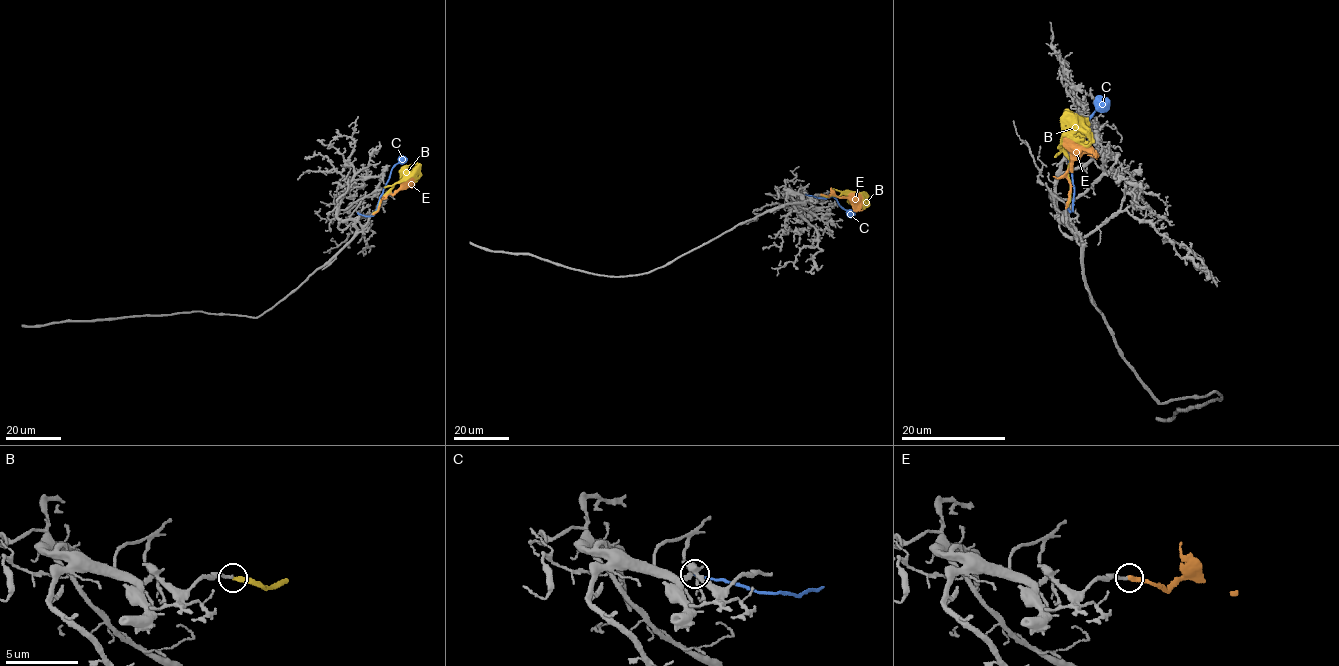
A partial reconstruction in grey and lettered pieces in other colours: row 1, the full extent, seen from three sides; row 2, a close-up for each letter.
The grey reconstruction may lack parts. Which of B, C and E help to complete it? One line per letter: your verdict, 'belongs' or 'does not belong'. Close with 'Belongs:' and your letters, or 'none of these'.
B: does not belong
C: does not belong
E: belongs
Belongs: E

